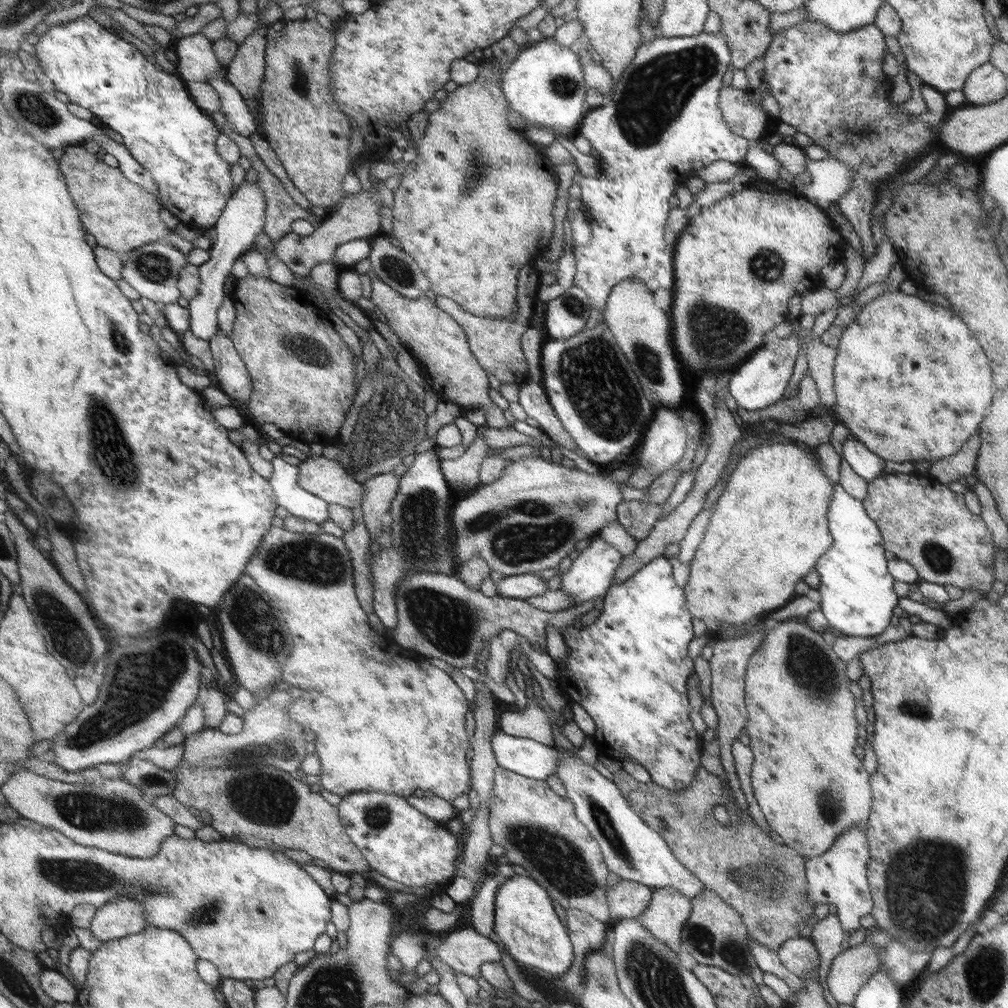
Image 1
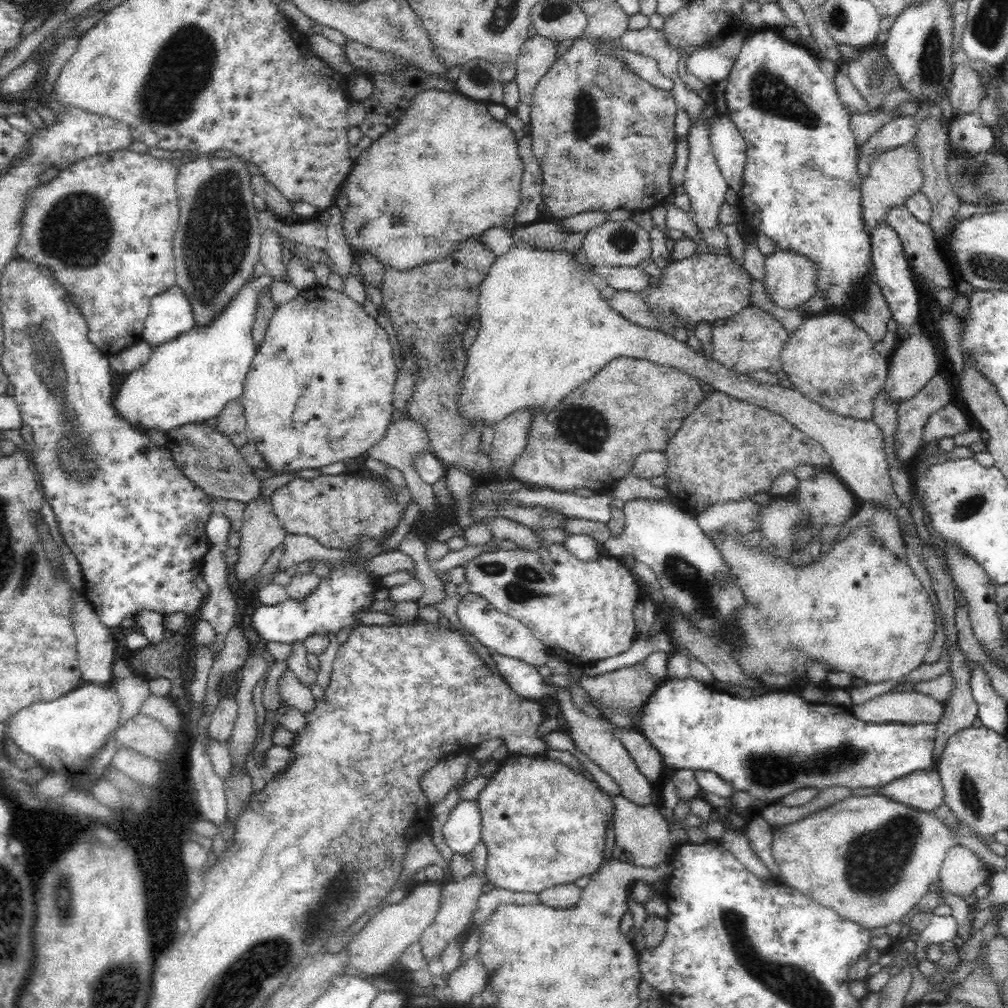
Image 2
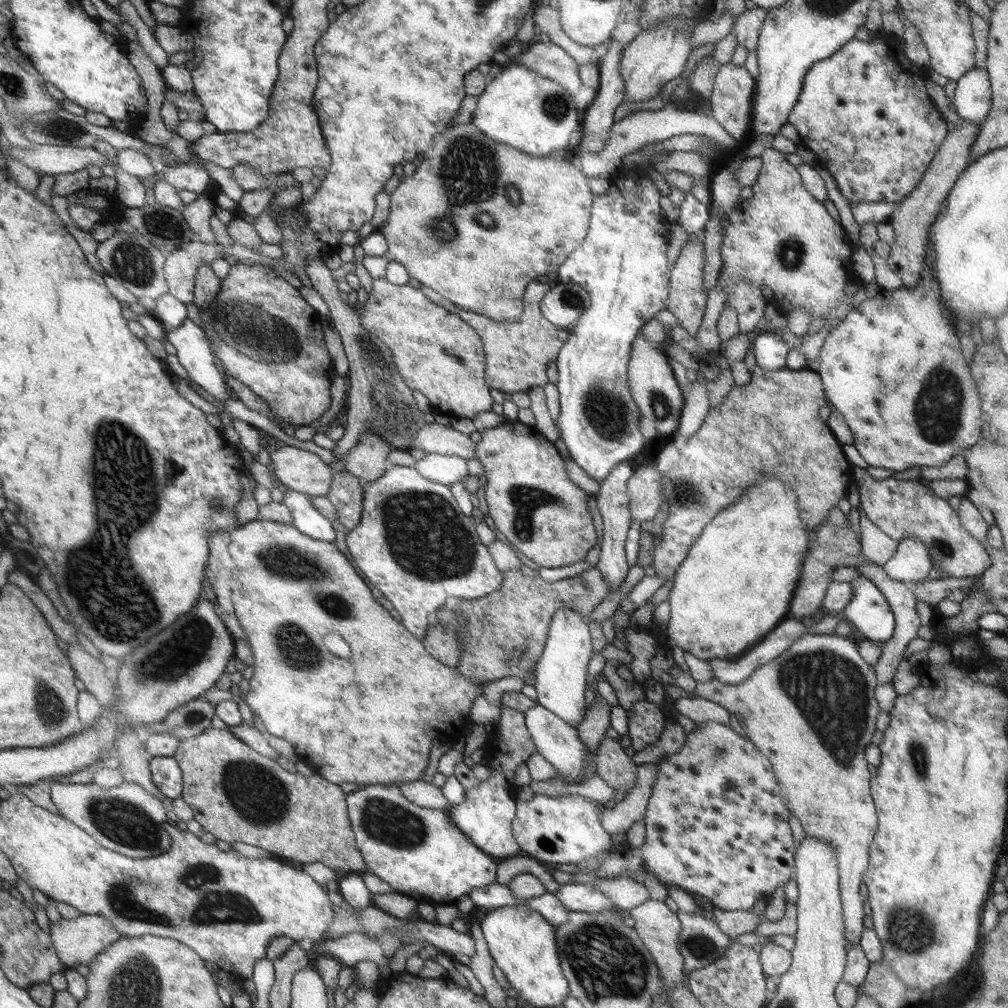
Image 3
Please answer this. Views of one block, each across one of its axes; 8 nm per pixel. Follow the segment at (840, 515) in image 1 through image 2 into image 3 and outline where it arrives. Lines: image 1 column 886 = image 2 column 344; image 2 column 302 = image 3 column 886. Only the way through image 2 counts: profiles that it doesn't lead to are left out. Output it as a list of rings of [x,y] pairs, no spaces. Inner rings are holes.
[[[858,565],[854,566],[858,571],[858,576],[851,580],[850,586],[852,589],[852,598],[844,607],[841,614],[842,618],[849,622],[849,624],[860,634],[864,634],[866,640],[872,642],[887,642],[892,639],[893,632],[895,631],[895,618],[887,598],[880,592],[880,589],[868,577],[864,577]]]

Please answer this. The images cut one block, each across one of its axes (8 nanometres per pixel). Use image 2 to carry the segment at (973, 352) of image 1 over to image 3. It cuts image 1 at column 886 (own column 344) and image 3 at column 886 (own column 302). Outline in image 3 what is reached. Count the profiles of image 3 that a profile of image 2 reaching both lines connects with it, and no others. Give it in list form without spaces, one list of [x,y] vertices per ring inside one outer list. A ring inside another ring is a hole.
[[[929,241],[927,242],[927,256],[926,256],[926,270],[922,272],[923,279],[919,282],[918,285],[912,288],[908,288],[906,286],[900,287],[896,290],[891,290],[887,292],[886,290],[880,291],[877,295],[872,298],[867,298],[864,301],[860,302],[856,308],[853,308],[850,312],[847,312],[847,315],[844,316],[842,323],[839,324],[838,327],[832,329],[830,333],[828,333],[825,338],[825,343],[821,348],[821,352],[819,355],[820,366],[818,366],[818,373],[823,377],[824,389],[827,392],[827,398],[829,401],[829,405],[831,408],[836,409],[842,416],[845,418],[845,421],[848,424],[848,427],[851,429],[852,438],[854,438],[854,446],[857,448],[858,452],[861,454],[862,458],[869,464],[869,466],[876,466],[876,468],[886,468],[886,470],[891,470],[892,472],[906,470],[906,468],[912,468],[912,466],[930,466],[930,467],[940,467],[944,463],[947,463],[951,458],[959,456],[962,454],[963,450],[966,448],[971,448],[976,446],[978,442],[981,441],[983,436],[983,400],[979,394],[979,388],[974,382],[975,378],[972,378],[972,374],[970,374],[970,368],[968,368],[968,364],[966,364],[966,358],[964,358],[964,354],[962,354],[962,346],[960,346],[960,340],[958,340],[958,336],[956,336],[956,332],[954,332],[954,328],[946,322],[946,316],[944,313],[944,300],[943,295],[940,292],[939,281],[936,278],[936,265],[934,258],[933,244]]]

